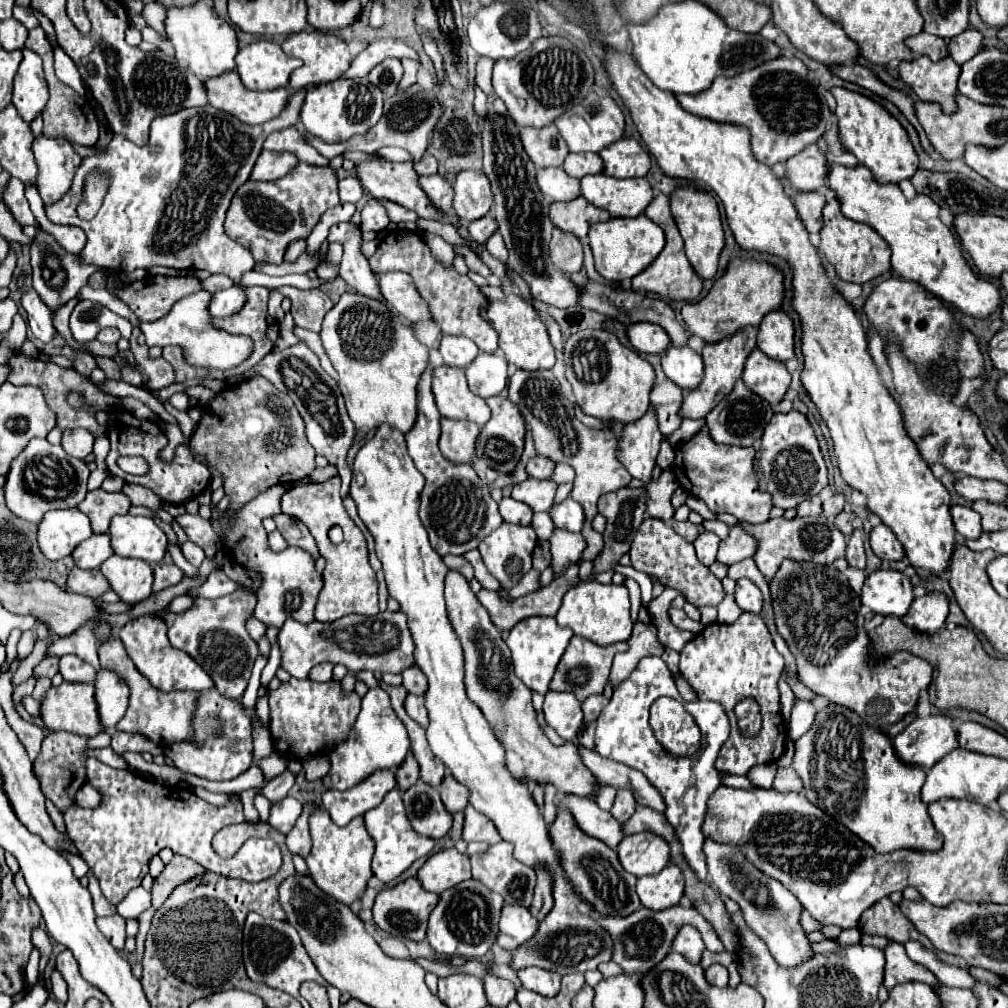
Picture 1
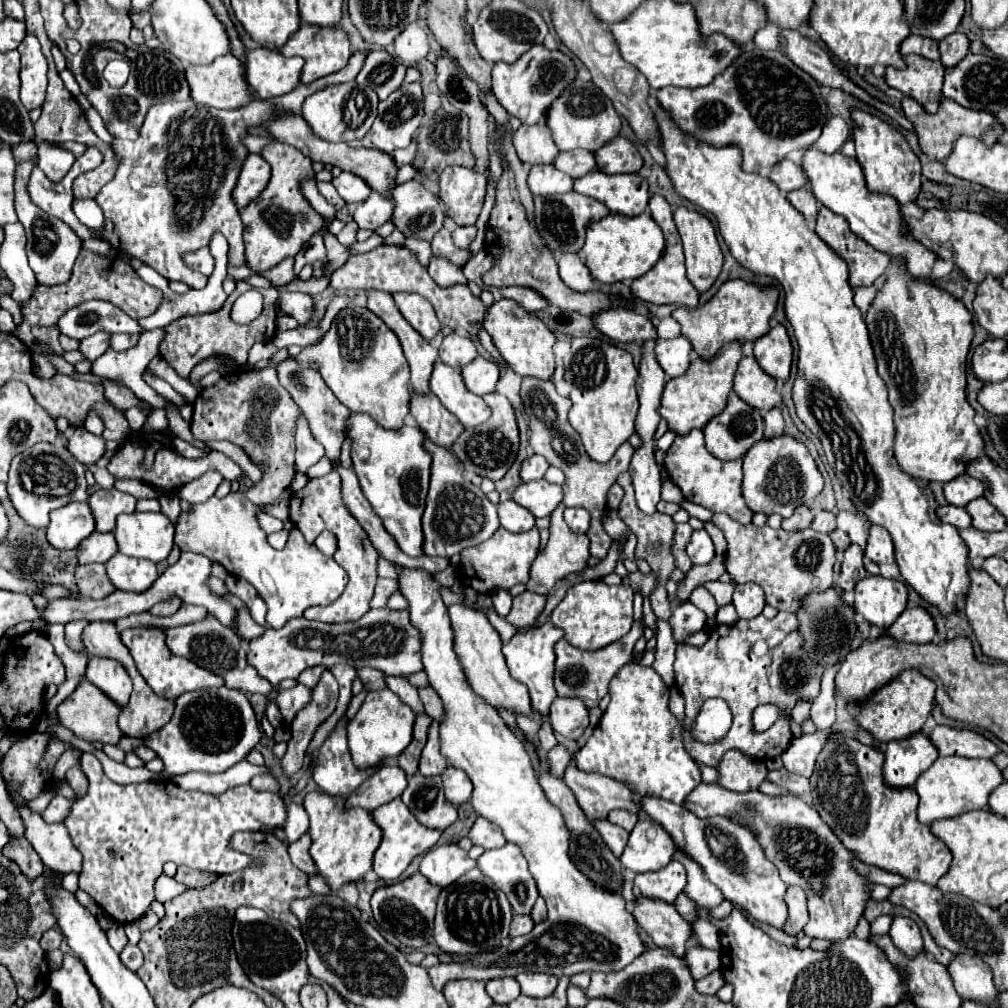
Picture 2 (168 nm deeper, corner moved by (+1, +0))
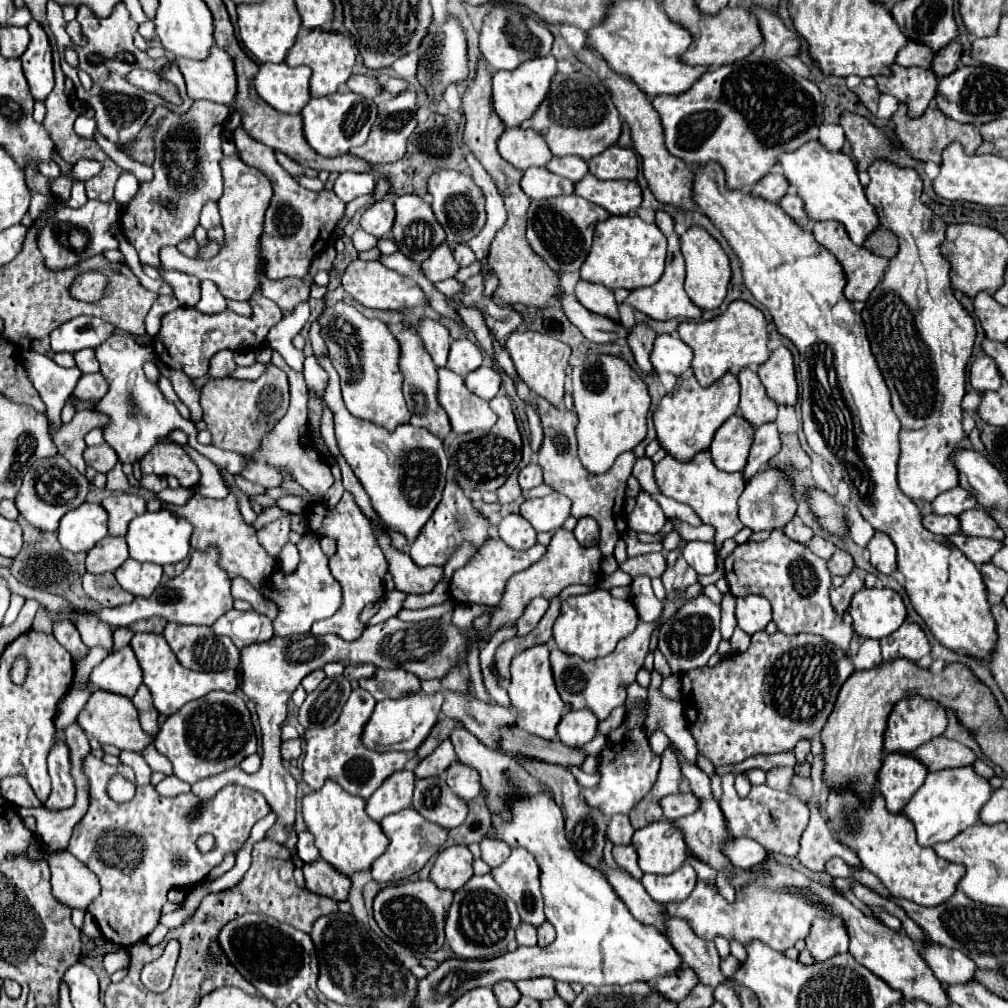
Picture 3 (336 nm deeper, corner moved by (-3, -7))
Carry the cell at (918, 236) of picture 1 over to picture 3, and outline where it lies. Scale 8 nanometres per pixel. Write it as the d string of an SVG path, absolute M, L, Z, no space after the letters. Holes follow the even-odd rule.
M809 141L793 153L783 153L779 165L791 185L797 187L811 221L841 221L855 245L863 245L867 235L879 227L877 209L865 197L863 185L857 179L857 167L845 153L831 153L819 141Z

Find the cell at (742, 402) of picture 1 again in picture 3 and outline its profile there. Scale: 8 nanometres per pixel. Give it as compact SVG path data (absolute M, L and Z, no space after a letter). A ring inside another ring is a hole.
M741 415L729 417L715 433L711 441L713 463L727 473L743 471L747 465L747 455L753 445L753 425Z

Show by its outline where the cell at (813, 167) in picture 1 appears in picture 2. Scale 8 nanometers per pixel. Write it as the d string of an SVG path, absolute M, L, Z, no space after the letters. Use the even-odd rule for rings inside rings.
M787 158L781 160L777 166L773 166L773 170L771 170L771 174L769 174L769 180L771 180L783 194L805 186L805 174L801 174L801 166L799 166L799 164L793 164L793 162L787 160Z

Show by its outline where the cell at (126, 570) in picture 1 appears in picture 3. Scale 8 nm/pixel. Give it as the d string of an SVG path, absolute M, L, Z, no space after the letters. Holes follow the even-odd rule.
M127 559L115 571L117 583L125 591L133 593L135 597L149 597L155 591L155 587L159 585L161 575L163 575L161 565L155 565L155 563L139 563L135 559Z

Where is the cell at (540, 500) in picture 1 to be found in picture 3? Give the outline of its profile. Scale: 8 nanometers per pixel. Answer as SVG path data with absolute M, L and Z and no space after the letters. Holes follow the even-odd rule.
M553 493L539 499L525 499L519 513L533 525L535 531L555 531L569 517L569 509L571 501L561 493Z

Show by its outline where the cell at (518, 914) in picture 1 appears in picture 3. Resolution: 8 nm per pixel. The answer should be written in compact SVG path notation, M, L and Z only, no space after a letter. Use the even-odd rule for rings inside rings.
M521 923L517 927L517 943L519 945L537 945L537 931L533 925Z

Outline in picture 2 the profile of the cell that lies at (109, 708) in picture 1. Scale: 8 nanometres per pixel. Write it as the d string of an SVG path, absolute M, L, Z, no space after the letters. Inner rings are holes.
M93 656L87 666L87 680L101 688L111 700L119 706L127 706L131 696L131 678L125 672L123 664L111 658L97 658Z

